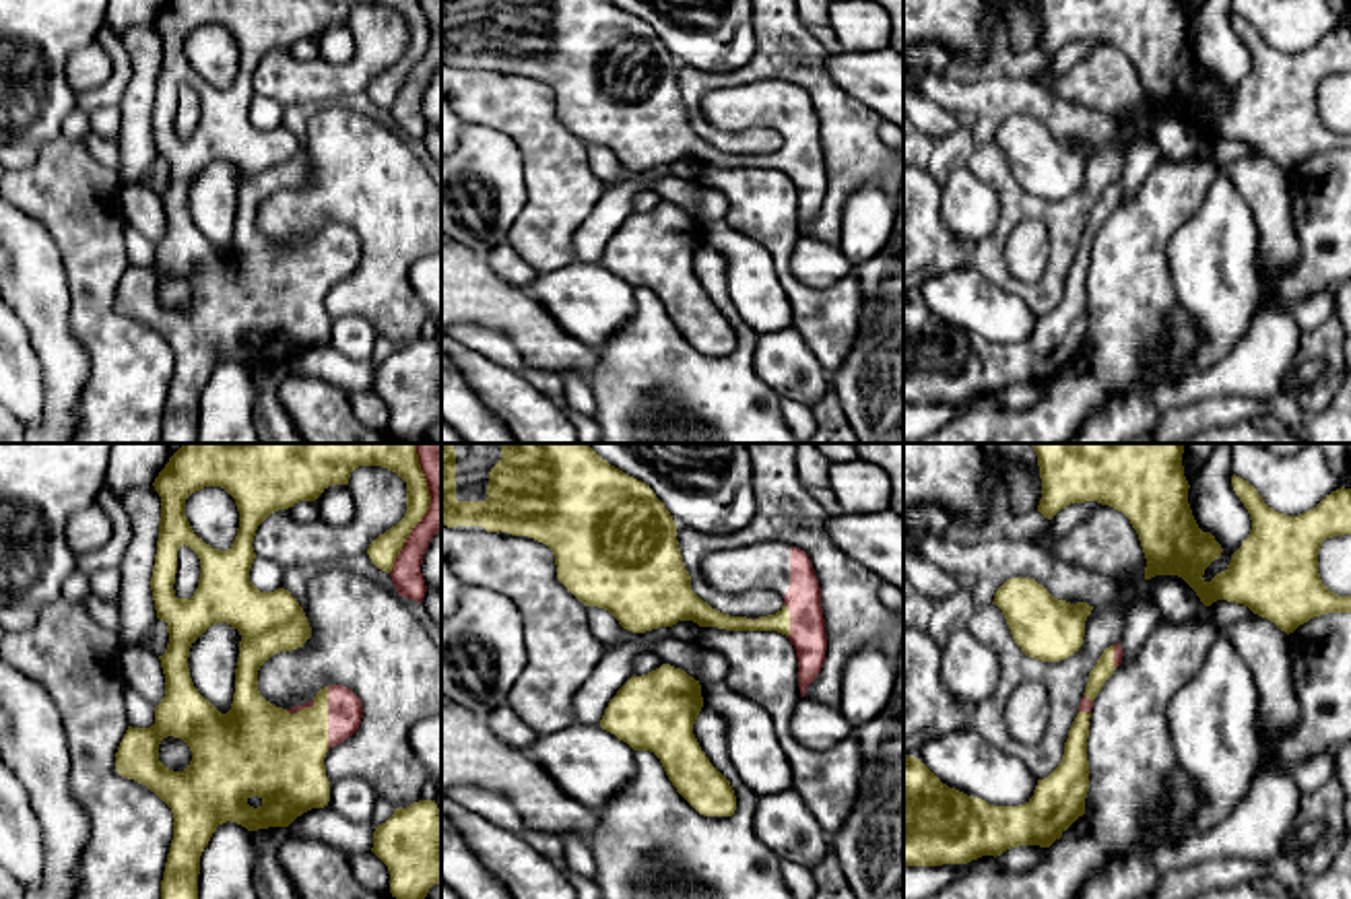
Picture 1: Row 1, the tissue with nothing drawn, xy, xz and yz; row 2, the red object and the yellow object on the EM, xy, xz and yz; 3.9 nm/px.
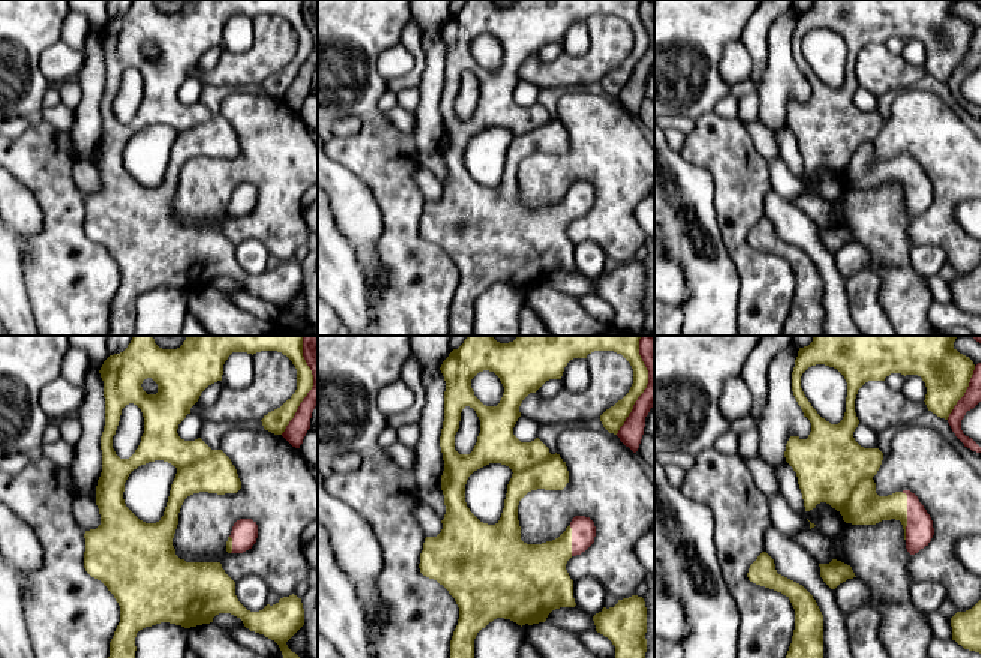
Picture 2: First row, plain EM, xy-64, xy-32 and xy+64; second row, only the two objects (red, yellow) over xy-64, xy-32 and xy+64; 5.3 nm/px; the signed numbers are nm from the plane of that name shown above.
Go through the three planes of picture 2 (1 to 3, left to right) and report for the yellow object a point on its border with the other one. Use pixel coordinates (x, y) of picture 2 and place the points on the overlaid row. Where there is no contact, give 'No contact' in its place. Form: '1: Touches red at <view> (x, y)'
1: Touches red at xy-64 (314, 385)
2: Touches red at xy-32 (572, 540)
3: Touches red at xy+64 (965, 393)

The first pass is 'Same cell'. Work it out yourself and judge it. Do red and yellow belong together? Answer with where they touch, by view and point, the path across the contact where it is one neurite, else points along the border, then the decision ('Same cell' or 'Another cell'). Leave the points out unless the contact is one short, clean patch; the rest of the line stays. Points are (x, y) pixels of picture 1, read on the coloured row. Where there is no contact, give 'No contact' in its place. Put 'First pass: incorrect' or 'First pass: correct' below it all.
Touches red at xy (328, 718). Another cell
First pass: incorrect

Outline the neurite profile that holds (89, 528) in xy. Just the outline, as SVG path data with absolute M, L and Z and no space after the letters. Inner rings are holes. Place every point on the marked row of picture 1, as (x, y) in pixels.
M99 503L72 513L66 524L66 542L80 557L101 548L111 536L111 520Z

